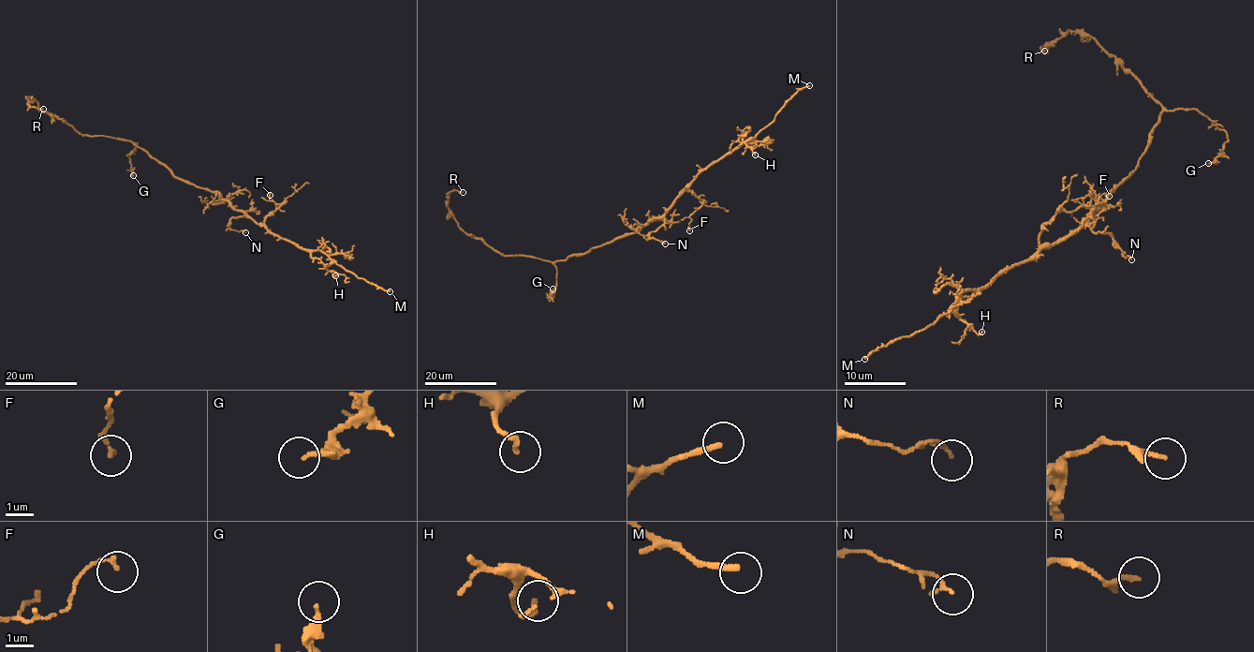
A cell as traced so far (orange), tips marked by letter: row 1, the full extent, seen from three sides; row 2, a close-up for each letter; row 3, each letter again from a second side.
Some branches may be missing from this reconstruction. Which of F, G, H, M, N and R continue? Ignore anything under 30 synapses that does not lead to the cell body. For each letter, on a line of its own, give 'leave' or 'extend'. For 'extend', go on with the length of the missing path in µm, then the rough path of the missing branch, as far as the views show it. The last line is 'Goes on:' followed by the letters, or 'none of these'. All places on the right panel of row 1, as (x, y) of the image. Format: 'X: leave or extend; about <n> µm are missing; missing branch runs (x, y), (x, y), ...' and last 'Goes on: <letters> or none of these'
F: leave
G: leave
H: leave
M: extend; about 35 µm are missing
N: leave
R: leave
Goes on: M

